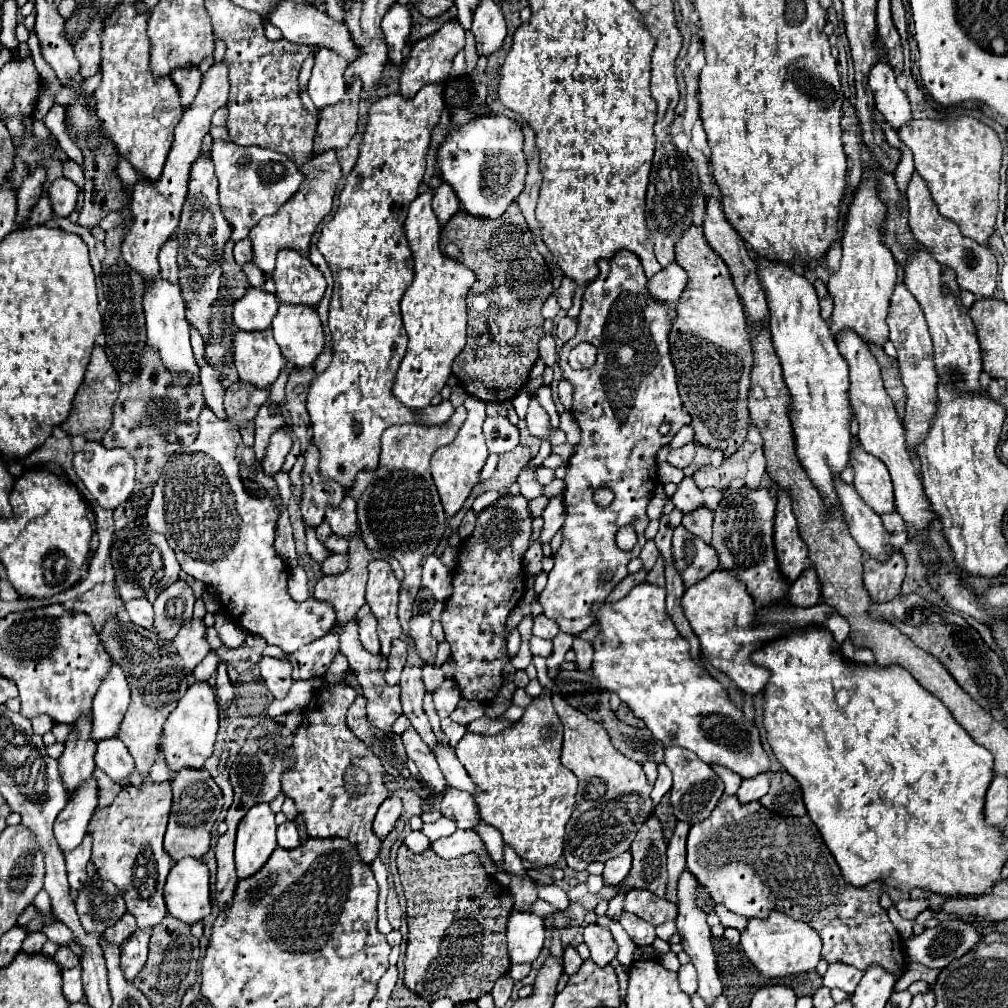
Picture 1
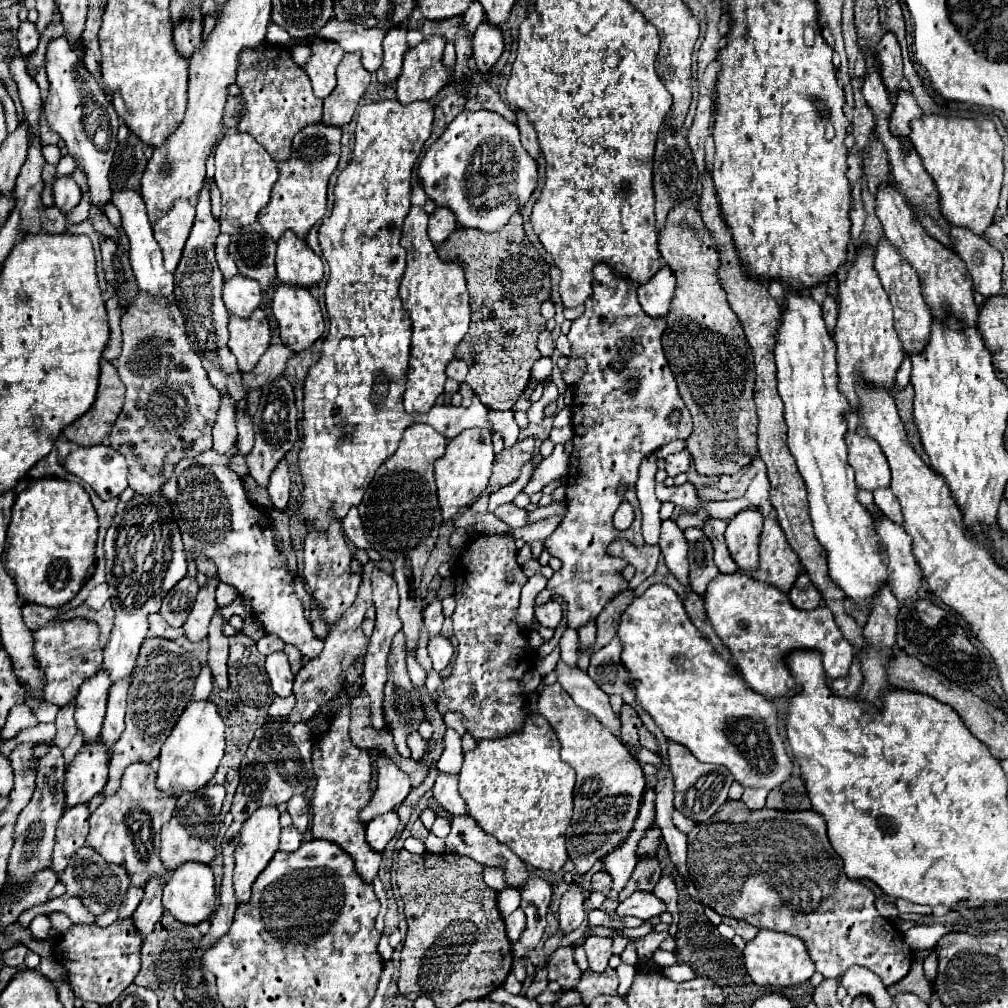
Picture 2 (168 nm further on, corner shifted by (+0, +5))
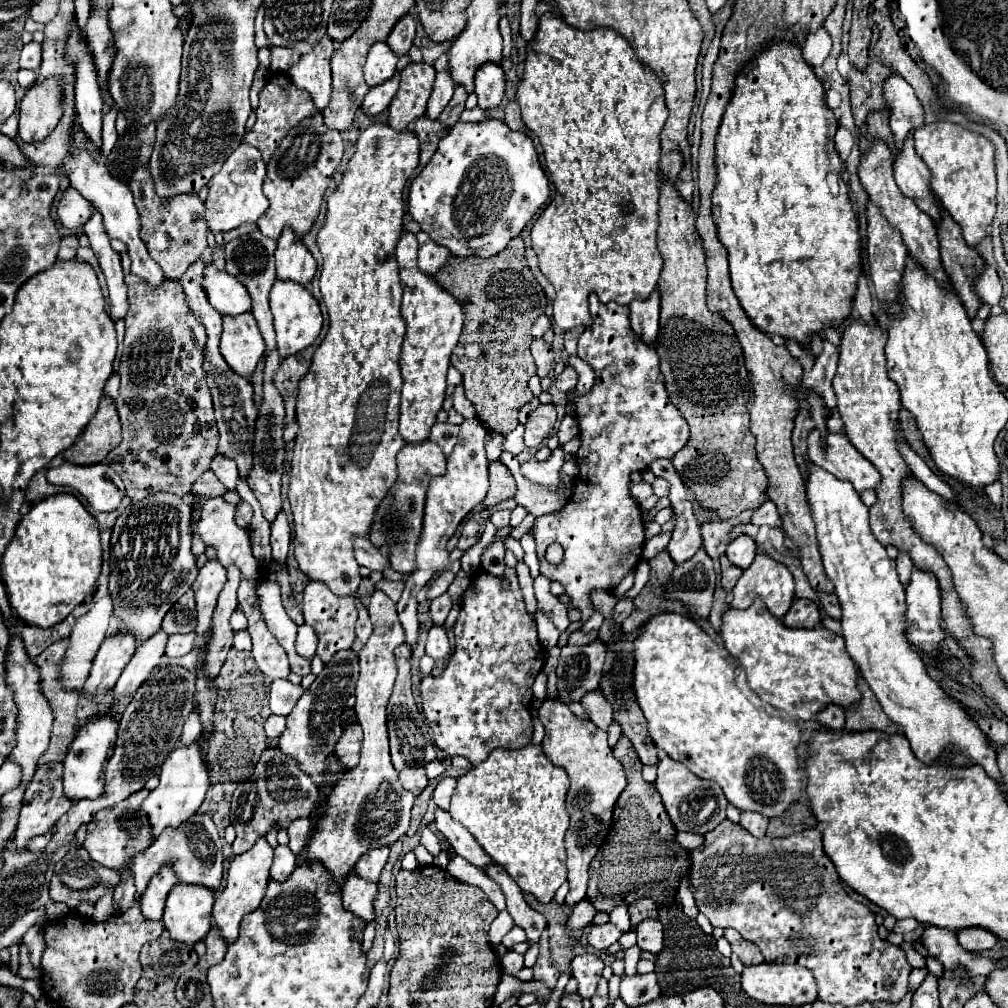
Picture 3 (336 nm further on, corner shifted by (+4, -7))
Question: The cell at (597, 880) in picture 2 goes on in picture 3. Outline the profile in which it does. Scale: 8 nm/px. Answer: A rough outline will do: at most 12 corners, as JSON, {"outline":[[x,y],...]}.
{"outline":[[588,900],[576,904],[568,918],[570,928],[584,928],[596,914]]}

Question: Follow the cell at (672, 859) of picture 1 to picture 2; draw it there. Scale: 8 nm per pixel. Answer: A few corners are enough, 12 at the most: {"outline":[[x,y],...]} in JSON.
{"outline":[[660,878],[654,892],[672,914],[668,934],[678,928],[676,884],[672,878]]}

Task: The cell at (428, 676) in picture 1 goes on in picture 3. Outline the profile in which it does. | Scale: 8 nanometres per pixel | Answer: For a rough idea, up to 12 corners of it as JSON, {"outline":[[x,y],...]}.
{"outline":[[434,626],[428,632],[426,654],[442,662],[450,654],[446,630]]}

